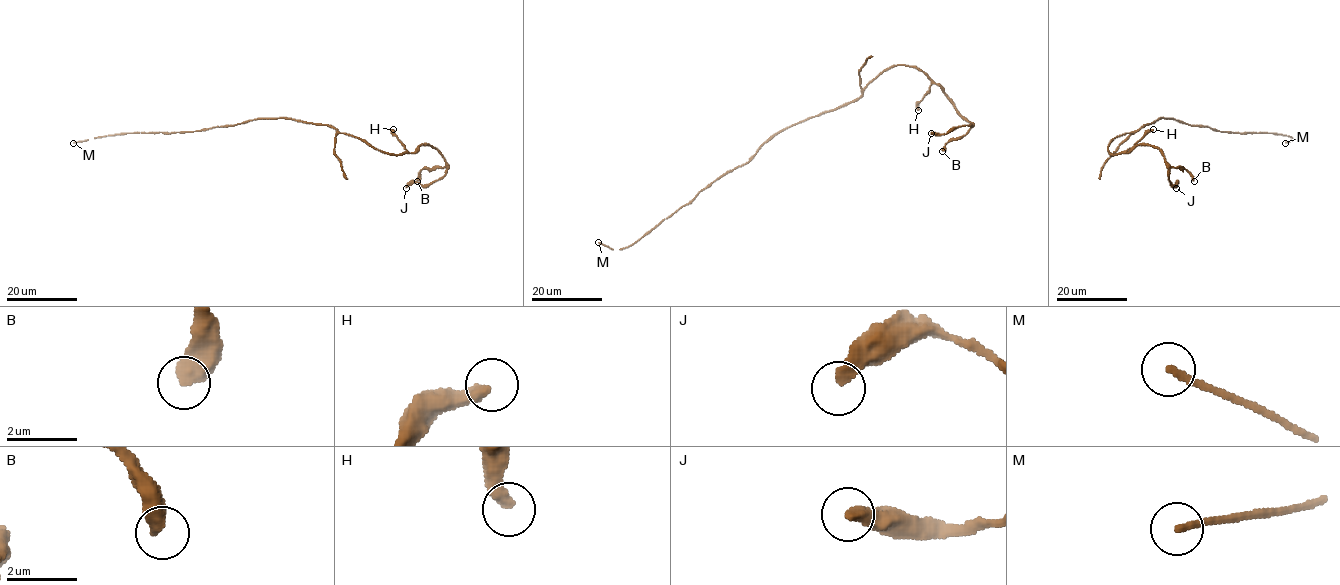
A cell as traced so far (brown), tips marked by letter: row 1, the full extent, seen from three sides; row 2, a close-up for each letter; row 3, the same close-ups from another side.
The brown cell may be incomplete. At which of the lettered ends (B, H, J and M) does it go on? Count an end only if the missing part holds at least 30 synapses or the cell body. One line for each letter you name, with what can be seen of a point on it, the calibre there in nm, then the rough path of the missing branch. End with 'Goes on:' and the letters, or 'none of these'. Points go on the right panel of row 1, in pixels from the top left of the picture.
Goes on: none of these

